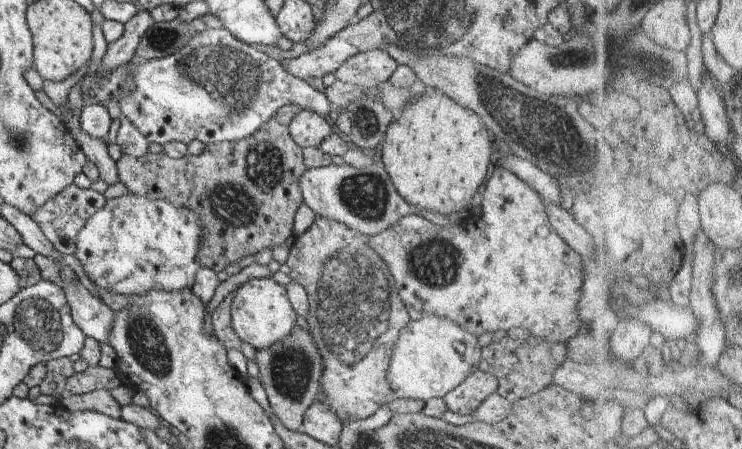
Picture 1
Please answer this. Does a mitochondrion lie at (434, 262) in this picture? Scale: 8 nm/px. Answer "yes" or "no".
yes

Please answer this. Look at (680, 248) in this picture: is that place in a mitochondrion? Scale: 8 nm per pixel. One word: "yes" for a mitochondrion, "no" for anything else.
no

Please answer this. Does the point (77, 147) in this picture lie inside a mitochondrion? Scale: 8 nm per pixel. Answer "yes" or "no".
no

